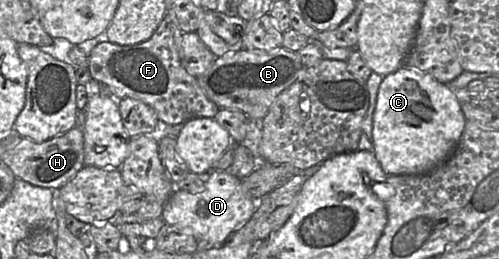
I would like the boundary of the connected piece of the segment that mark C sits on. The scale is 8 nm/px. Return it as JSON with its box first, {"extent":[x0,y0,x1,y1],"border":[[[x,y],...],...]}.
{"extent":[373,66,466,176],"border":[[[403,66],[383,77],[373,113],[374,154],[387,175],[420,176],[445,163],[464,131],[466,119],[454,92],[430,74]]]}

